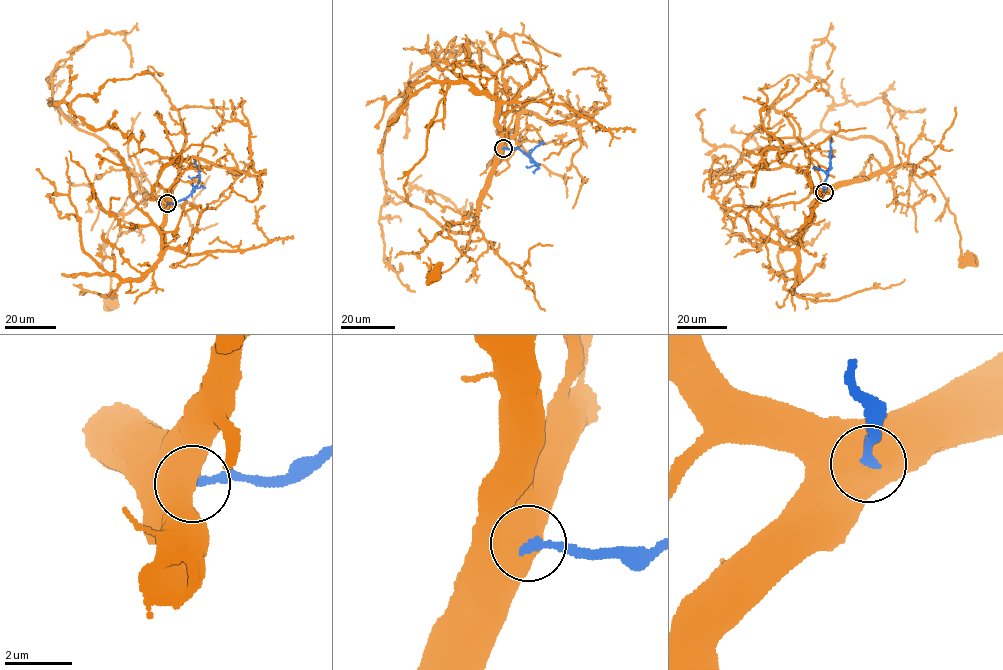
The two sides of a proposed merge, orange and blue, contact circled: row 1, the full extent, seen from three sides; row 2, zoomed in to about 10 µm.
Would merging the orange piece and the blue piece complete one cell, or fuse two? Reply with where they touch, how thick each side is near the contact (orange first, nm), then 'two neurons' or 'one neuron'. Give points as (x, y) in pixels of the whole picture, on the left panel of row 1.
place (167, 203); calibres 750 and 240 nm; two neurons

